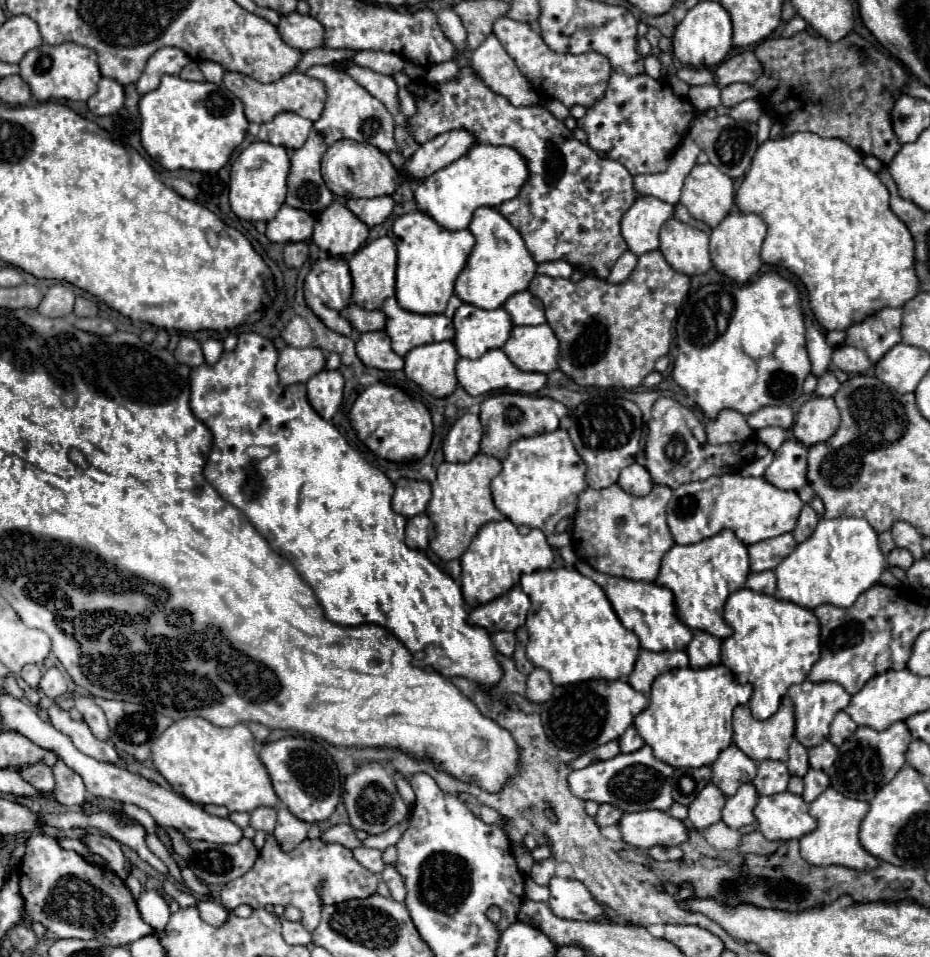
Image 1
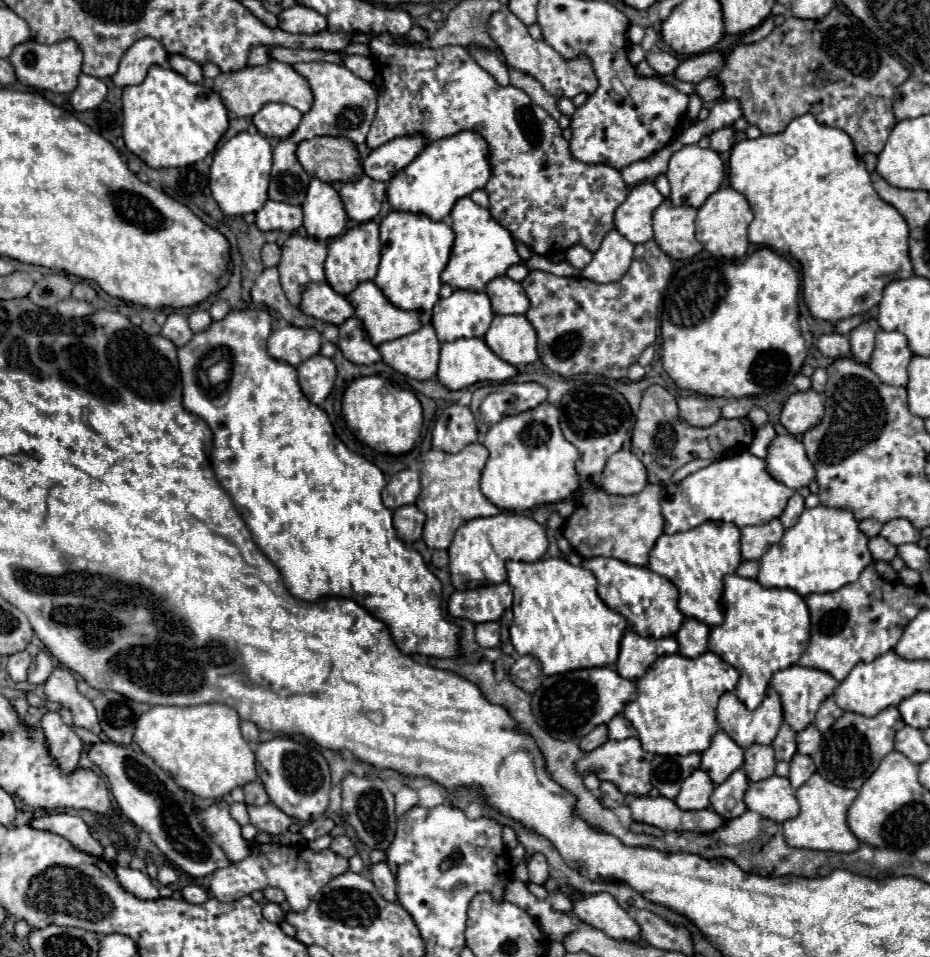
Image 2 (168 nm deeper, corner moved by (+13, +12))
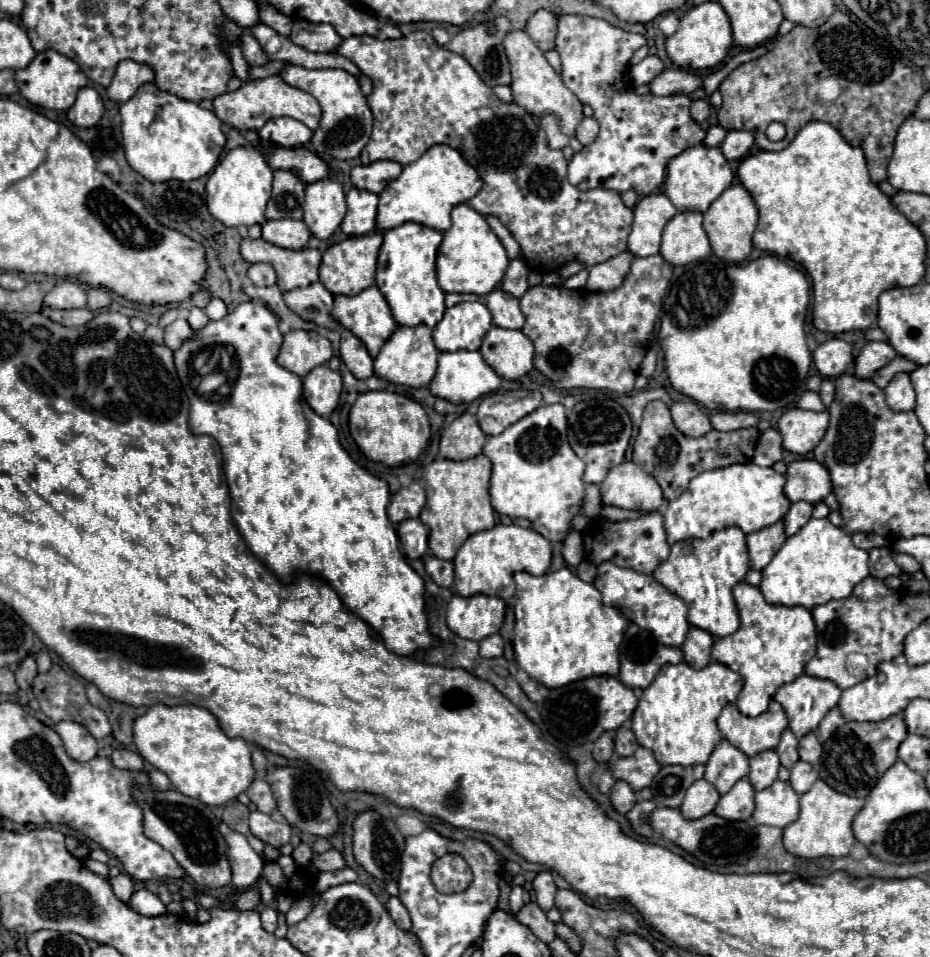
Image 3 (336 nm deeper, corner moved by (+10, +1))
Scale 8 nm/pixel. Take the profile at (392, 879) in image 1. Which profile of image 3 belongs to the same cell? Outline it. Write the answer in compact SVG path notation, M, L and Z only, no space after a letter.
M391 897L391 899L389 899L387 911L389 911L391 919L399 925L399 929L411 931L411 917L409 917L409 911L405 909L405 905L403 905L397 897Z

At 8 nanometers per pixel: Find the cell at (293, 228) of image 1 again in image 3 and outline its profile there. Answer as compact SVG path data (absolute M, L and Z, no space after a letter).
M277 219L277 221L265 221L263 225L263 239L283 247L283 249L305 249L309 243L311 231L303 221L295 219Z

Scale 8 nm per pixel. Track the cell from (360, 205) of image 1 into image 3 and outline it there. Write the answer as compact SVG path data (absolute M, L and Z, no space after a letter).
M351 189L347 193L347 215L341 221L341 229L345 235L367 235L375 229L377 215L377 195L371 191Z

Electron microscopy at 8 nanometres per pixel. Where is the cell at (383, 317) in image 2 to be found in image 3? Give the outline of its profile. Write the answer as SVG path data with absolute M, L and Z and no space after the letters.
M375 285L367 287L363 293L355 295L355 297L335 297L331 315L335 317L335 321L341 327L349 329L351 333L355 333L355 337L359 337L365 343L365 347L371 353L371 357L375 357L379 353L379 349L383 347L383 343L391 337L391 333L397 327L391 311L389 311L389 305L387 305L385 297L381 295L381 291Z

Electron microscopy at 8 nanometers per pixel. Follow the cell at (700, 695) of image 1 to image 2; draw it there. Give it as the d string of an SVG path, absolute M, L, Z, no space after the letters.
M704 652L700 658L684 658L680 654L660 656L638 680L638 698L628 702L624 718L636 728L644 750L652 754L700 754L720 730L716 722L716 704L724 692L736 688L738 678L738 670L712 652Z

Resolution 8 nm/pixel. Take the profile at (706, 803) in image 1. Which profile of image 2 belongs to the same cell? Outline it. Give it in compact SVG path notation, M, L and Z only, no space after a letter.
M698 768L682 782L682 790L674 802L682 810L704 810L710 806L708 798L712 790L714 790L714 782L708 778L704 770Z

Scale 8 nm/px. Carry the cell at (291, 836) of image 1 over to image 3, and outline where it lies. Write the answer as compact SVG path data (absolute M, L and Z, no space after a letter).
M253 811L249 815L249 827L251 827L251 833L255 837L259 837L263 843L269 843L277 849L281 845L289 843L289 839L291 839L289 823L277 821L271 815L265 815L265 813L259 813L259 811Z

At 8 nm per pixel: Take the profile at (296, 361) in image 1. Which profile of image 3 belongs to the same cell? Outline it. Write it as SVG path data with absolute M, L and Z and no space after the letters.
M289 331L283 337L277 363L299 377L305 377L313 367L327 363L331 357L333 349L329 339L315 331Z

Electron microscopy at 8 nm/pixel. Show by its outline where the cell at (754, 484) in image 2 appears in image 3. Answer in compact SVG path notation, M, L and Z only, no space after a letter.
M735 463L723 469L701 473L689 481L683 495L667 503L665 531L667 541L673 545L691 537L707 537L717 529L737 525L743 533L753 533L783 519L791 507L791 501L783 493L785 477L771 467L759 467L755 463Z

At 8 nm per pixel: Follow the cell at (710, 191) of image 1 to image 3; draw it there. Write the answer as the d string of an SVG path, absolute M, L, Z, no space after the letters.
M695 145L667 163L665 195L677 207L677 211L707 211L709 205L733 183L733 171L719 147Z

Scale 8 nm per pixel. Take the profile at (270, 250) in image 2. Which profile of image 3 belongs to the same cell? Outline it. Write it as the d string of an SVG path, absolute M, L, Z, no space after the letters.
M255 263L249 267L247 277L257 285L257 287L265 287L265 285L273 285L275 283L275 269L269 263Z

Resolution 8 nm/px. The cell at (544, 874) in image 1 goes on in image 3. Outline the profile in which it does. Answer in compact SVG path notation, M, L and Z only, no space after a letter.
M549 871L539 873L535 877L535 881L533 881L533 889L535 889L535 901L537 901L537 905L547 913L553 907L555 893L557 893L557 887L553 883L551 873Z

